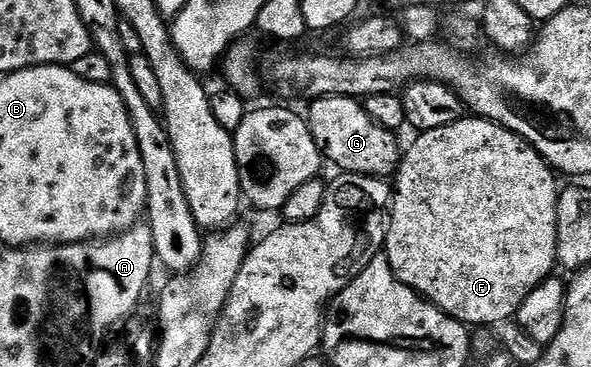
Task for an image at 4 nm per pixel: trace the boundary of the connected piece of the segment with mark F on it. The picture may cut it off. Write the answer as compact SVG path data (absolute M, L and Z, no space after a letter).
M462 116L455 124L447 128L426 130L416 135L417 139L404 151L403 157L395 171L397 186L391 190L391 209L387 214L387 229L383 253L389 259L393 275L403 284L407 284L418 294L429 299L445 314L458 318L470 327L496 327L498 323L510 321L516 315L517 309L527 300L529 293L540 282L545 281L554 273L557 266L557 186L558 175L552 166L541 157L534 146L519 137L514 130L491 122L487 118Z

